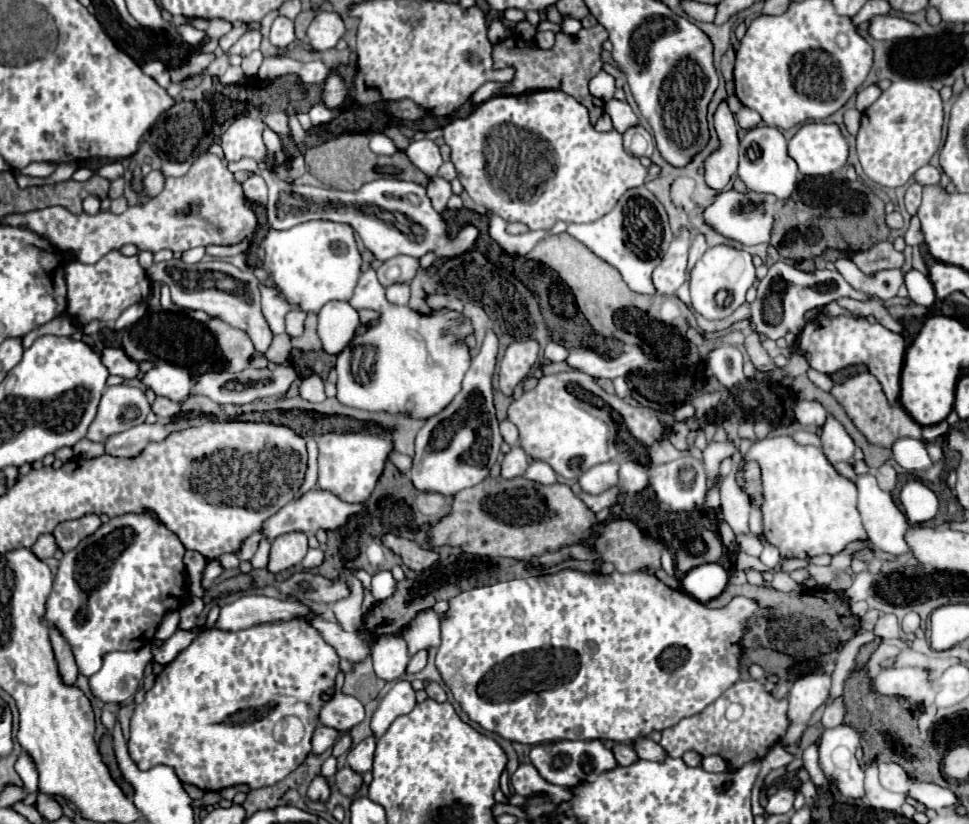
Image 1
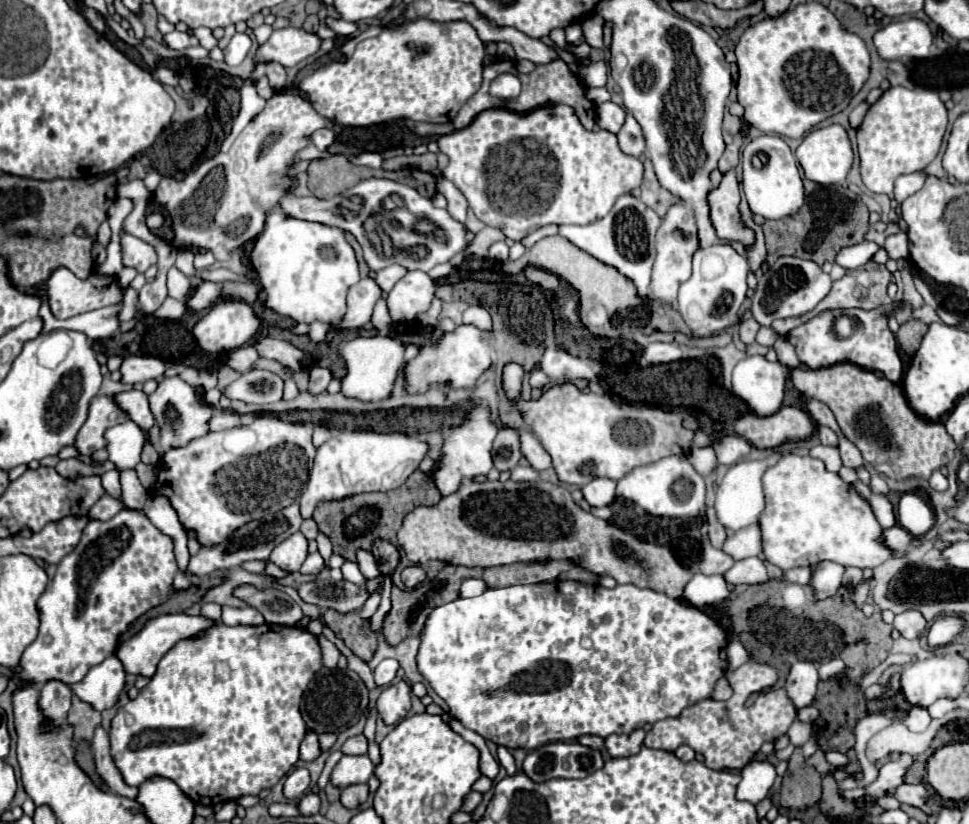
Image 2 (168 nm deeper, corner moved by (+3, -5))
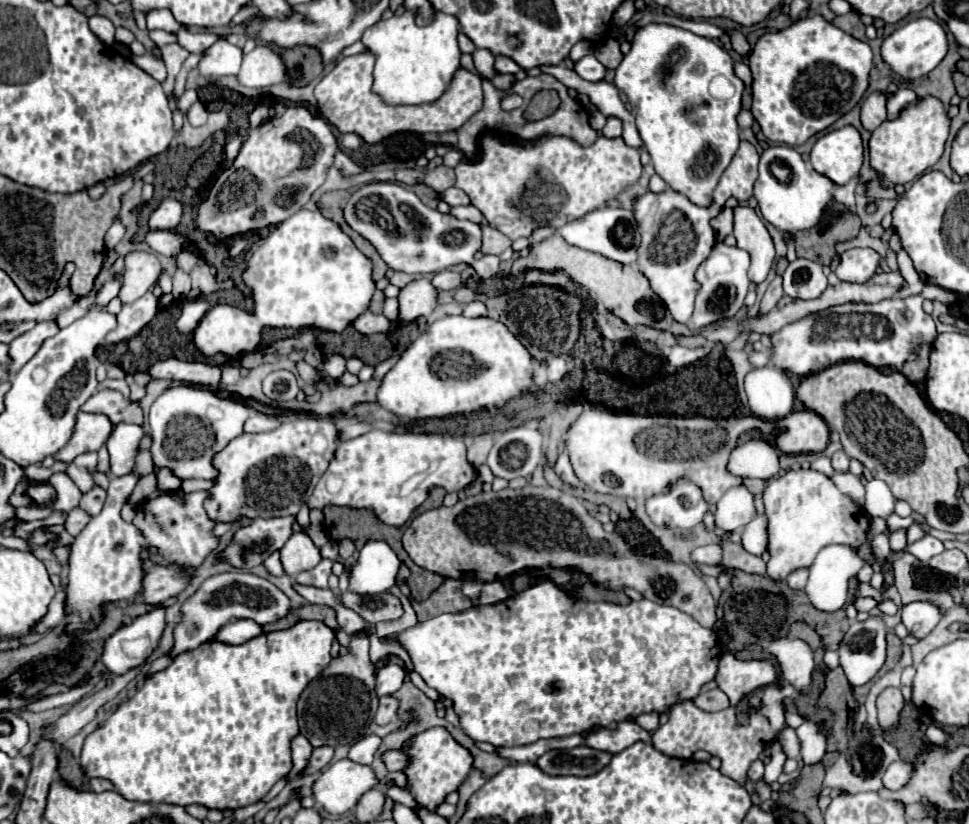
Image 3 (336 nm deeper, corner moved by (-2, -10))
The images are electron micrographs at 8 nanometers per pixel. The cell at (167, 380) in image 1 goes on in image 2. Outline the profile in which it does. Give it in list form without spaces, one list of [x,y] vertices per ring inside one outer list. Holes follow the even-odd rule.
[[[167,377],[161,379],[157,389],[149,395],[149,405],[151,411],[155,415],[157,425],[161,427],[161,439],[159,439],[159,447],[161,449],[169,449],[169,447],[177,447],[177,445],[185,445],[195,437],[203,437],[209,433],[207,421],[213,415],[213,407],[209,405],[201,405],[195,387],[191,387],[189,383],[185,383],[181,377]]]

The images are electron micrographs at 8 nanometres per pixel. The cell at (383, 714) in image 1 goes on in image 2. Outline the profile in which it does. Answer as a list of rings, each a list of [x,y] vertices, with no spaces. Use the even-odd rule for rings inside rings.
[[[405,681],[389,685],[377,699],[377,713],[385,725],[397,725],[411,709],[411,687]]]

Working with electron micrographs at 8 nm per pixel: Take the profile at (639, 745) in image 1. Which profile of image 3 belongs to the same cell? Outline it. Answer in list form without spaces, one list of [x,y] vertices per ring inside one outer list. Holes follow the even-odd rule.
[[[618,722],[616,730],[614,728],[598,728],[598,730],[590,730],[584,736],[586,746],[596,748],[596,750],[606,750],[610,754],[618,754],[638,740],[648,742],[650,734],[644,728],[640,728],[636,722]]]

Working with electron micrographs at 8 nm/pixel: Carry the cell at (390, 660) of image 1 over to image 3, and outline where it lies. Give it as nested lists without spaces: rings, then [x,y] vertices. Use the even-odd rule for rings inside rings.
[[[396,664],[378,670],[378,674],[376,674],[376,694],[378,696],[396,694],[400,690],[400,686],[404,684],[404,678],[406,678],[406,672]]]

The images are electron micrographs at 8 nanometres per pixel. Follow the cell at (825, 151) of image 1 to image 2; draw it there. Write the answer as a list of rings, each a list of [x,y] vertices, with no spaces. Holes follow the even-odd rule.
[[[841,125],[811,131],[797,147],[795,157],[805,177],[821,185],[845,181],[853,163],[851,143]]]

